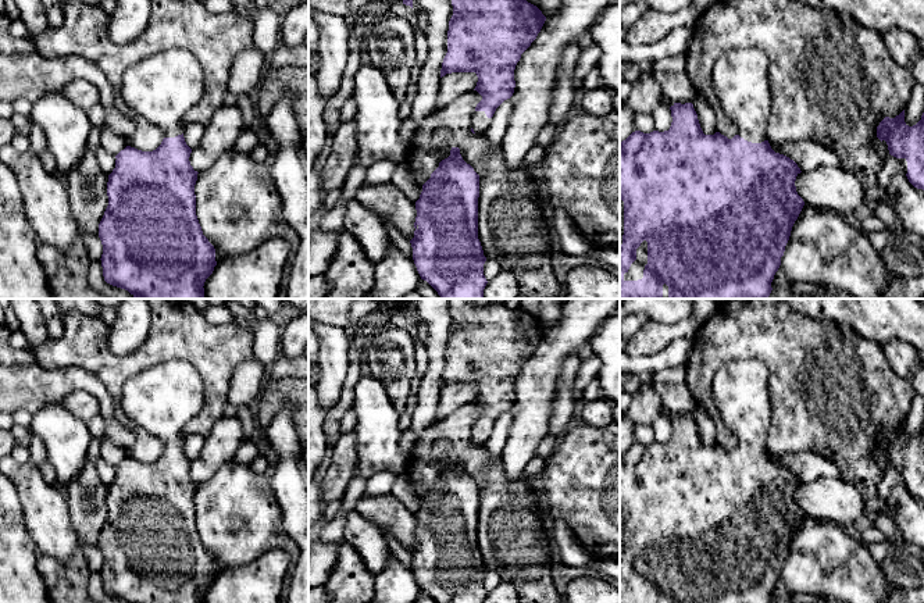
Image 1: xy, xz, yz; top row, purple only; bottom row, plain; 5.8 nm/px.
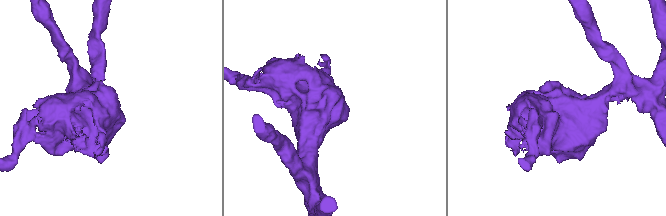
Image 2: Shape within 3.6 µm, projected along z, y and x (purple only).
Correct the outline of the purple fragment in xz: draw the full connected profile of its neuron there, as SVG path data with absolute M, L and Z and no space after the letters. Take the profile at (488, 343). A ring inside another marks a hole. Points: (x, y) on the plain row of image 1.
M449 299L453 327L449 332L447 364L442 374L440 389L452 383L475 383L477 402L482 411L470 429L471 443L484 446L492 433L496 420L514 404L514 381L521 365L541 343L546 328L542 322L518 308L500 303L478 306L474 299Z

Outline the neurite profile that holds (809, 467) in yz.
M786 453L781 456L768 454L775 464L793 471L802 484L809 484L820 478L842 479L839 470L832 463L814 453Z

